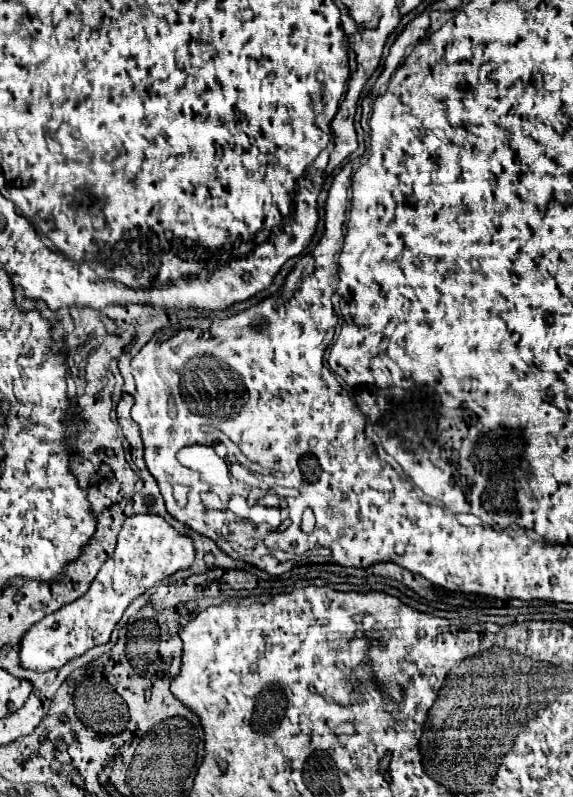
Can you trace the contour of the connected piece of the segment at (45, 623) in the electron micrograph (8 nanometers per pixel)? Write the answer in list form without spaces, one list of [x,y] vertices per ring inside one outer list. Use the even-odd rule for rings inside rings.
[[[129,516],[117,536],[117,548],[113,556],[101,566],[89,590],[75,602],[39,620],[23,636],[21,666],[31,668],[35,672],[47,672],[49,668],[59,668],[71,658],[85,654],[93,646],[107,644],[115,624],[121,620],[127,606],[153,584],[175,574],[177,570],[189,568],[193,564],[193,558],[193,540],[169,526],[161,516]]]

